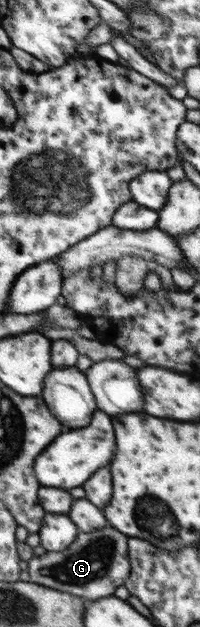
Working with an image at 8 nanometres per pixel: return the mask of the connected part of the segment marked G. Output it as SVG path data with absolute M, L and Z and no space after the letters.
M111 525L90 533L79 533L77 540L68 549L46 551L40 557L28 561L30 580L43 586L65 590L89 600L101 600L113 596L115 590L125 584L132 574L132 561L128 547L130 536Z

